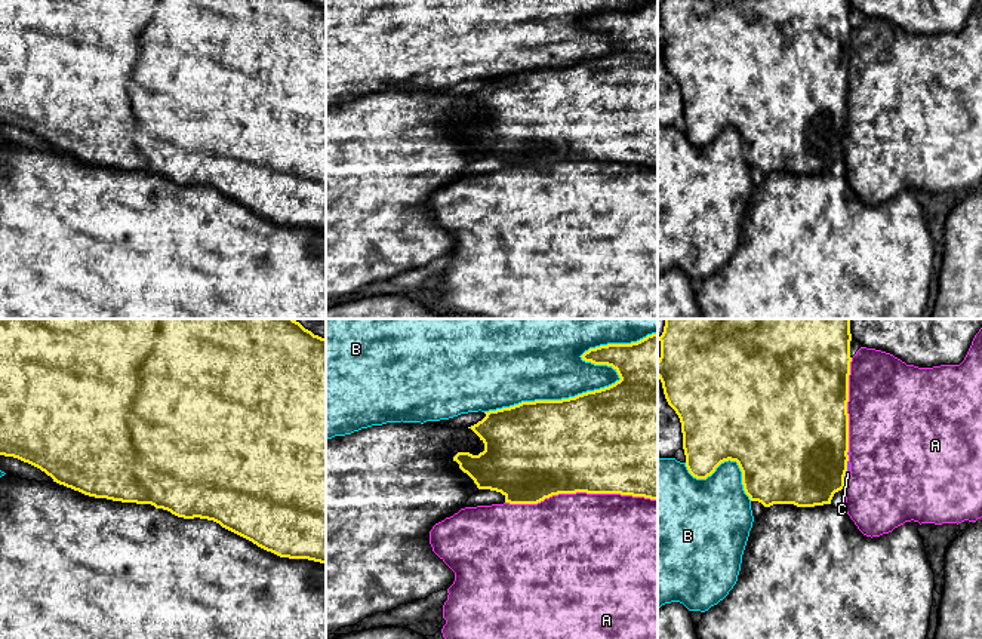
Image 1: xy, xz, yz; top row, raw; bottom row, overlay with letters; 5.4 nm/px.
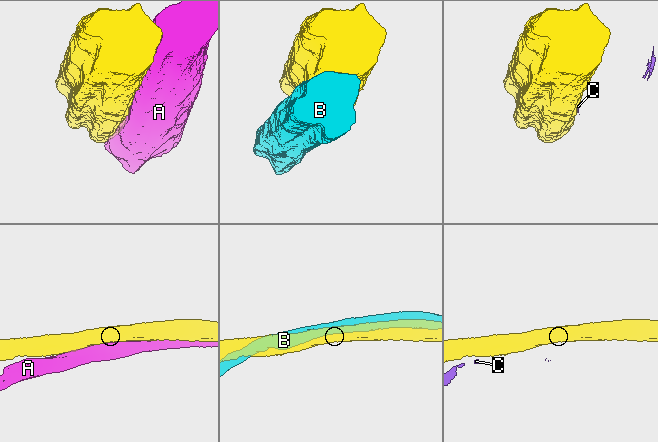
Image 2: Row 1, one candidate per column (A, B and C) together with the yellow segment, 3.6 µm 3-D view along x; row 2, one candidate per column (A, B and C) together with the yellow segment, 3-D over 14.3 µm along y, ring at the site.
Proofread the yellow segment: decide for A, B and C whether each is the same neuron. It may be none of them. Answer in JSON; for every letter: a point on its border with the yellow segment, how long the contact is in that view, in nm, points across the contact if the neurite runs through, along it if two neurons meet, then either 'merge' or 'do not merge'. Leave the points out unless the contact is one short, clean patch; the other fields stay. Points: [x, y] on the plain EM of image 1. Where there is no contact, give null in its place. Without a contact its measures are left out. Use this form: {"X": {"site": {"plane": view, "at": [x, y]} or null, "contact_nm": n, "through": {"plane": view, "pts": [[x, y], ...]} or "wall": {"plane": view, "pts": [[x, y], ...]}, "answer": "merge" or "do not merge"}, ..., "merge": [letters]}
{"A": {"site": {"plane": "xz", "at": [581, 159]}, "contact_nm": 800, "answer": "do not merge"}, "B": {"site": {"plane": "xz", "at": [612, 52]}, "contact_nm": 1050, "answer": "do not merge"}, "C": {"site": {"plane": "yz", "at": [844, 140]}, "contact_nm": 140, "answer": "do not merge"}, "merge": []}

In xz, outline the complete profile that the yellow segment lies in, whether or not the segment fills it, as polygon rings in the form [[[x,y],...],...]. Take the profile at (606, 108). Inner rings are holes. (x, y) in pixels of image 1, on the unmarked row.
[[[658,0],[631,12],[607,12],[589,16],[581,25],[582,28],[591,30],[594,33],[612,34],[618,40],[621,47],[609,55],[587,59],[569,67],[521,70],[510,76],[489,79],[484,80],[486,85],[481,89],[468,95],[484,111],[484,119],[478,123],[472,123],[470,120],[458,120],[453,125],[453,129],[456,129],[459,132],[459,136],[474,148],[478,157],[501,160],[505,165],[505,170],[510,172],[538,172],[552,163],[576,160],[621,162],[658,168]]]

